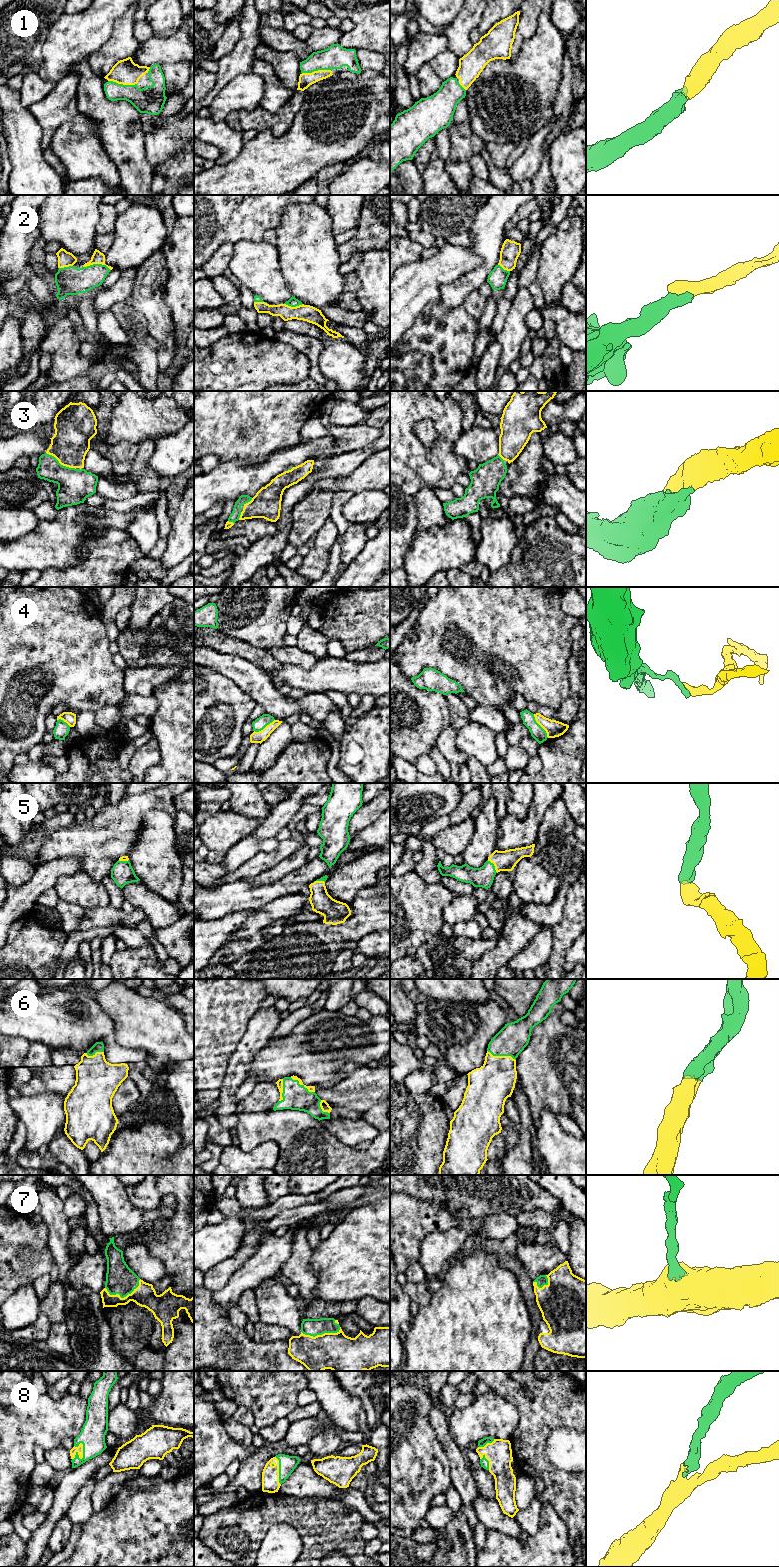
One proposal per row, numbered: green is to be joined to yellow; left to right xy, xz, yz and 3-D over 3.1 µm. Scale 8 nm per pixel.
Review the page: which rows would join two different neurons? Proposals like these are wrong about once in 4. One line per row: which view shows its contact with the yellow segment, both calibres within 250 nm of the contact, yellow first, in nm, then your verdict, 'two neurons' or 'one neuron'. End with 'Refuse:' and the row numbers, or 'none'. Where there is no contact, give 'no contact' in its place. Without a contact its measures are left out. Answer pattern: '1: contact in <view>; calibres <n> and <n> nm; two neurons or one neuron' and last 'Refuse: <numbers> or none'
1: contact in xz; calibres 110 and 190 nm; one neuron
2: contact in xy; calibres 100 and 220 nm; one neuron
3: contact in xy; calibres 300 and 280 nm; one neuron
4: contact in yz; calibres 140 and 110 nm; two neurons
5: contact in yz; calibres 160 and 160 nm; one neuron
6: contact in yz; calibres 340 and 240 nm; one neuron
7: contact in xy; calibres 180 and 240 nm; one neuron
8: contact in xy; calibres 60 and 200 nm; one neuron
Refuse: 4

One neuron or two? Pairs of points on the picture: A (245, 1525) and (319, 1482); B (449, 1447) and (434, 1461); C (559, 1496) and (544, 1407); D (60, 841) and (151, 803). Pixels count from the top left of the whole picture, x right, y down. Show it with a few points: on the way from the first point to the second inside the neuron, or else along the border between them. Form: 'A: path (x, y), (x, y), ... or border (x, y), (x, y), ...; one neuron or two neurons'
A: border (277, 1492), (283, 1495), (303, 1498); two neurons
B: border (434, 1430), (437, 1440), (449, 1461), (450, 1474); two neurons
C: path (549, 1474), (537, 1462), (537, 1429); one neuron
D: path (83, 841), (101, 841), (128, 814); one neuron

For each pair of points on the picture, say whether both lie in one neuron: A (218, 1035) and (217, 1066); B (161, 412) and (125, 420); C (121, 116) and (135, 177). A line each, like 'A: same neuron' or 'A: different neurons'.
A: same neuron
B: same neuron
C: same neuron

